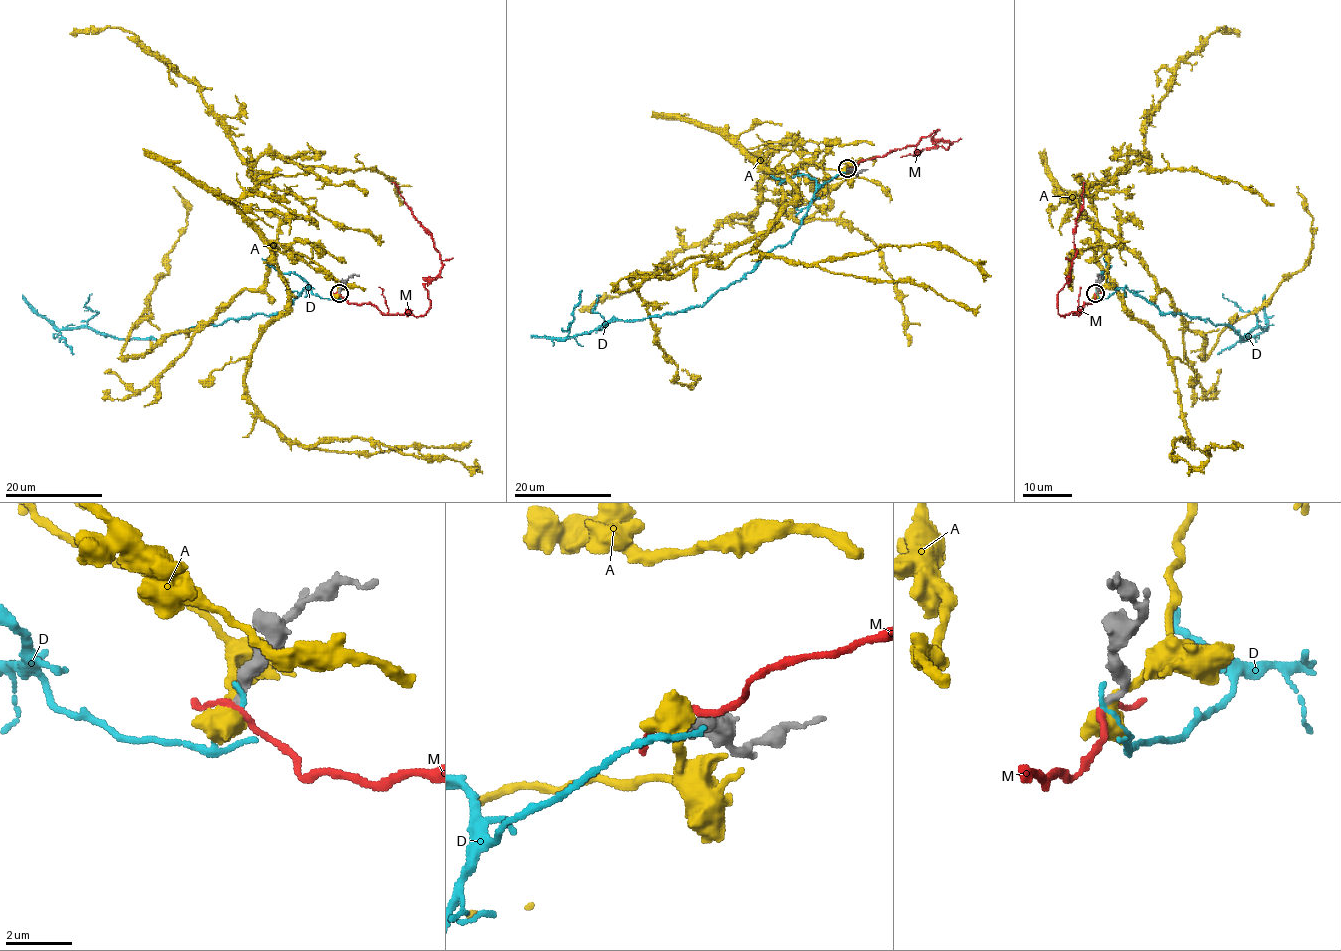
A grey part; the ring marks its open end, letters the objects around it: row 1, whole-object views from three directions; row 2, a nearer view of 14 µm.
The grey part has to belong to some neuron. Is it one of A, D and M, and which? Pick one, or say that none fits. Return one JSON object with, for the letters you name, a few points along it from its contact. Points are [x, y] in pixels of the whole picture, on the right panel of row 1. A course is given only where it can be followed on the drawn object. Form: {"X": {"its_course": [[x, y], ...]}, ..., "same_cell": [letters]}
{"same_cell": []}

